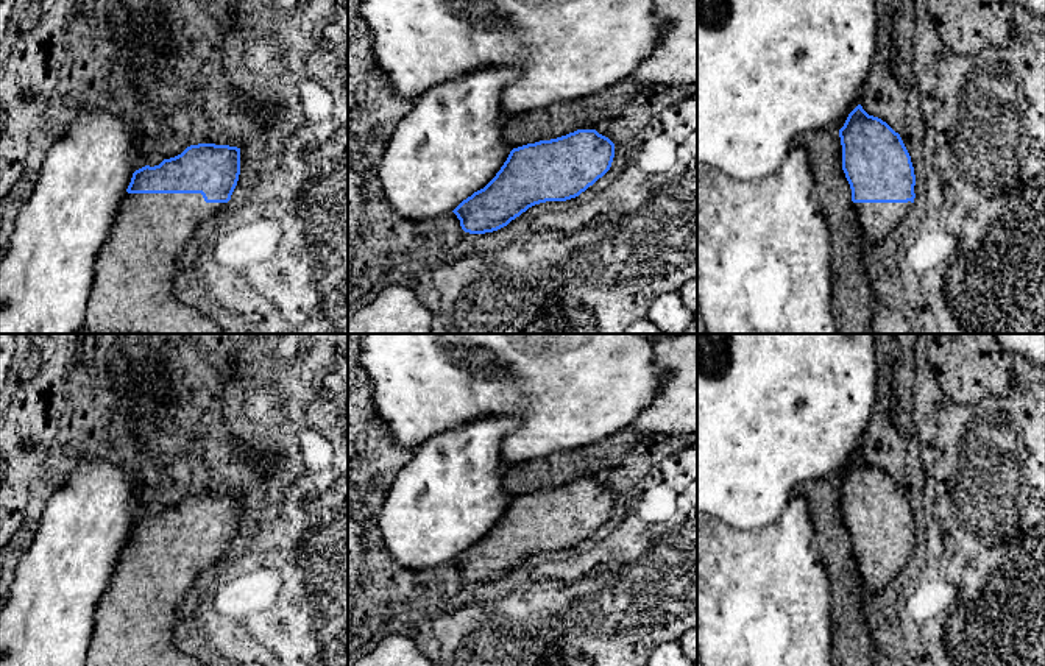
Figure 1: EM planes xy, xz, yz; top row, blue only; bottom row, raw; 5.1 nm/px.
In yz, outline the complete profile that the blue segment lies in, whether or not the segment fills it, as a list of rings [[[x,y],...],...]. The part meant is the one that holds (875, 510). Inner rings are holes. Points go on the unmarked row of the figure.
[[[858,454],[839,479],[842,519],[867,593],[889,588],[908,565],[916,543],[911,505],[886,471]]]

